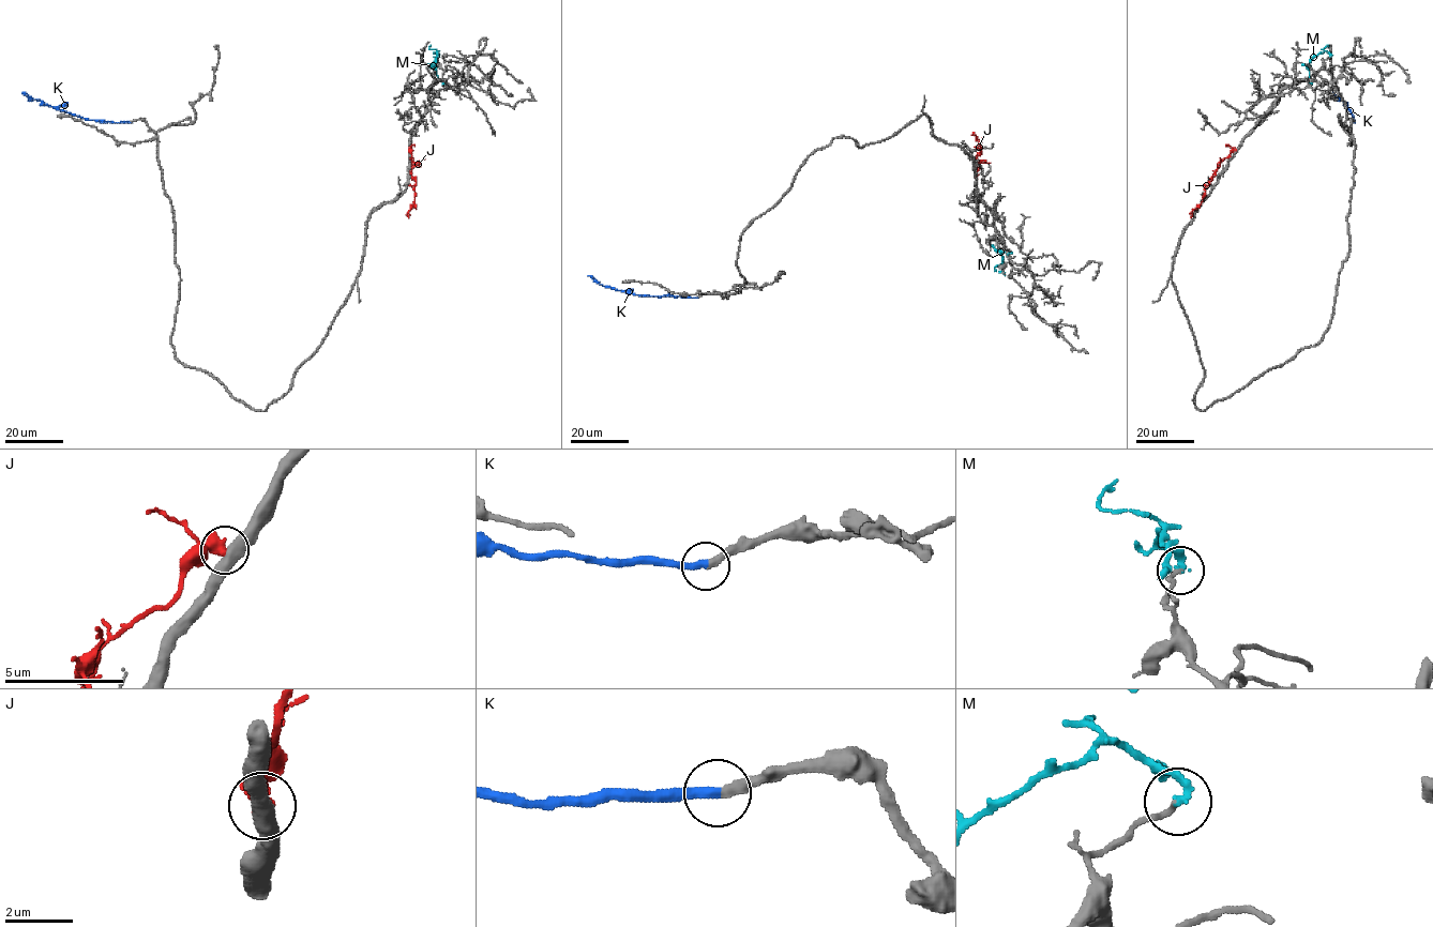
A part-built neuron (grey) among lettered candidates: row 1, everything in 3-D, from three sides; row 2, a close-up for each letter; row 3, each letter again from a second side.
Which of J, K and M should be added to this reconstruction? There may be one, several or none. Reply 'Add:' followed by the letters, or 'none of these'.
Add: K

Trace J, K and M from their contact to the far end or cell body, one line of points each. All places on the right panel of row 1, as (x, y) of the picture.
J: (1236, 150), (1220, 163), (1190, 218)
K: (1355, 121), (1342, 100), (1332, 92)
M: (1330, 56), (1324, 51), (1310, 63), (1310, 88)

